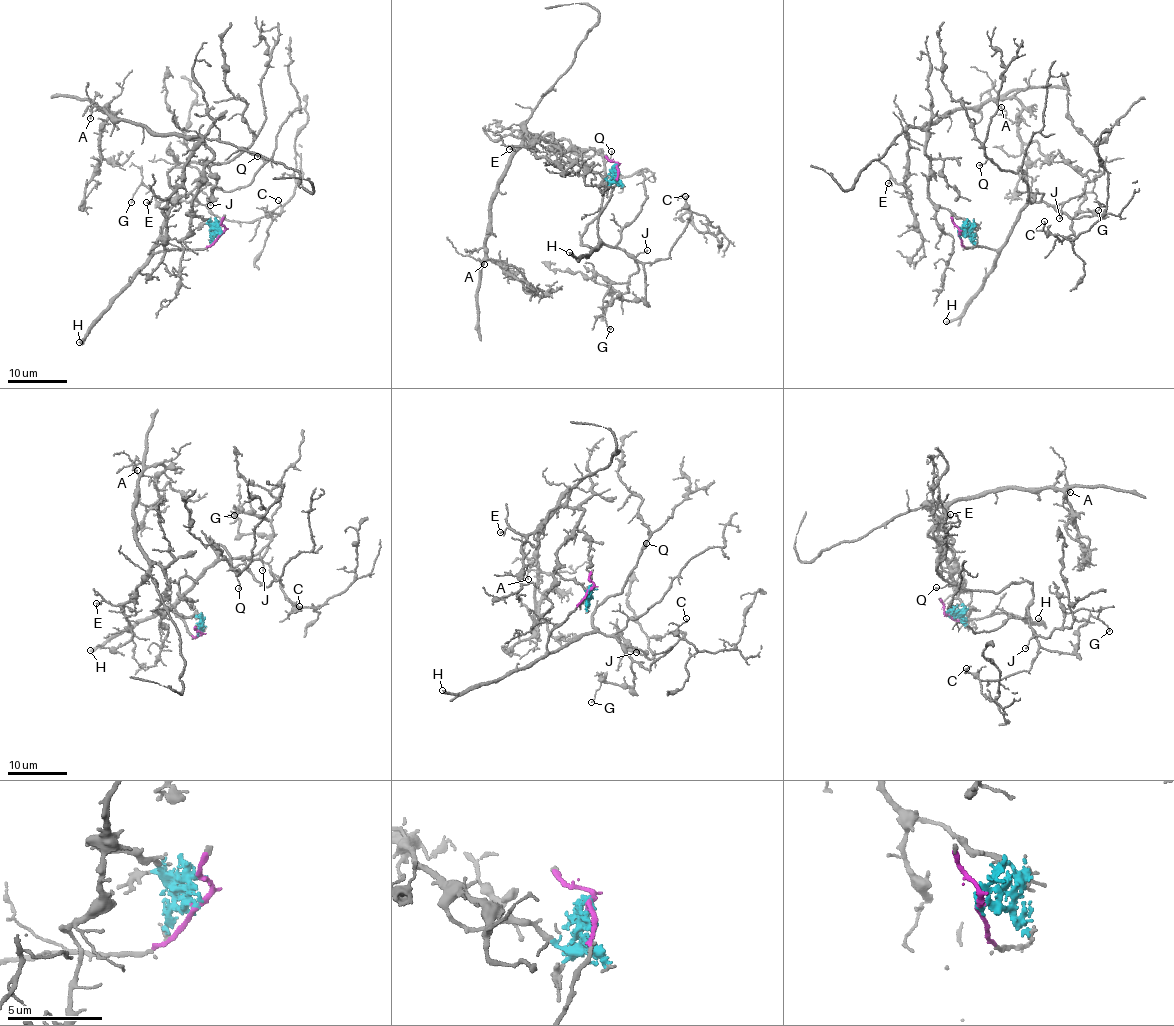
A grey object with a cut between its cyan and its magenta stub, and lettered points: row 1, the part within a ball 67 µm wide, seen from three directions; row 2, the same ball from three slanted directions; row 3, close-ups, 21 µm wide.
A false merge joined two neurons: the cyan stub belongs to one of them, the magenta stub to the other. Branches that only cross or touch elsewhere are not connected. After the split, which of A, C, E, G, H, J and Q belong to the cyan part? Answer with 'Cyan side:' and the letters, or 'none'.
Cyan side: A, E

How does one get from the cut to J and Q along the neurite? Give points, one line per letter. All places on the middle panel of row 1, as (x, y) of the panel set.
J: (615, 166), (619, 168), (616, 182), (609, 201), (598, 215), (598, 243), (623, 248), (635, 256), (647, 250)
Q: (615, 166), (616, 182), (598, 215), (601, 244), (582, 245), (588, 225), (601, 211), (610, 151)

